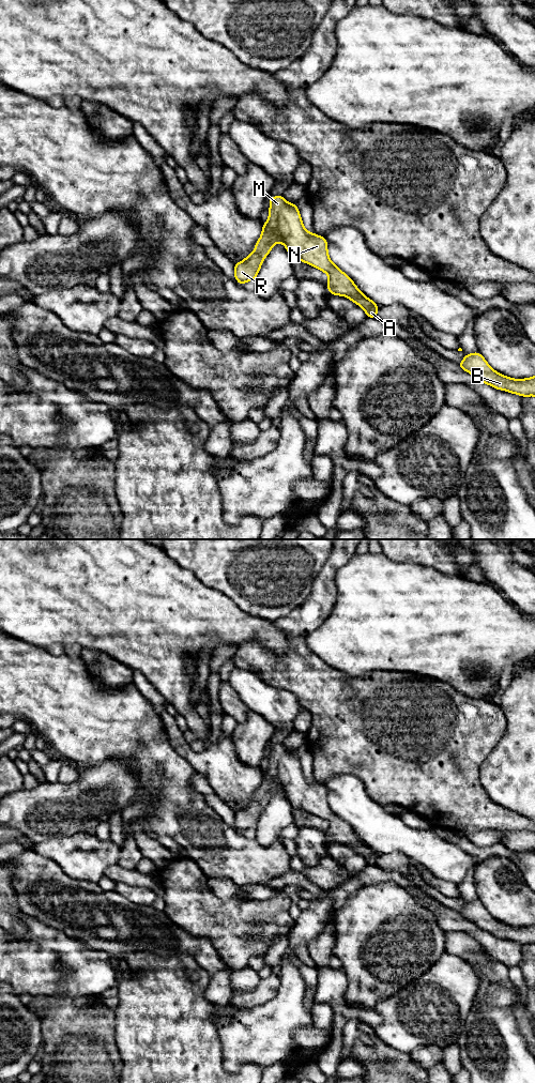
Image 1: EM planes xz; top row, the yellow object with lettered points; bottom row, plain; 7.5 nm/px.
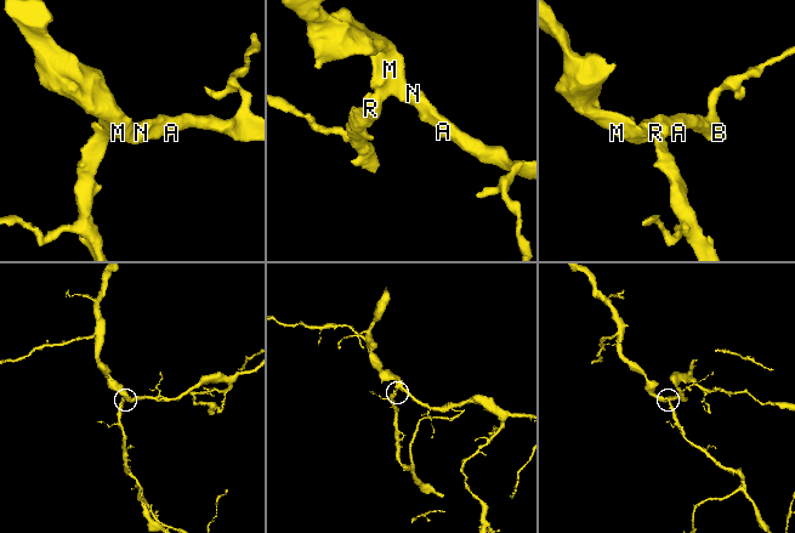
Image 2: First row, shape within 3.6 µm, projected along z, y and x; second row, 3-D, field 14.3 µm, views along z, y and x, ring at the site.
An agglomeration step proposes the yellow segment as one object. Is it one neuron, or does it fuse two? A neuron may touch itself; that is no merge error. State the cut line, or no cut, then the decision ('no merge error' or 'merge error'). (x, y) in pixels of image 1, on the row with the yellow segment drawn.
cut none; no merge error

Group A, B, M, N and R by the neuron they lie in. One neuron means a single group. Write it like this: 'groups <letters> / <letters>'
groups A B M N R

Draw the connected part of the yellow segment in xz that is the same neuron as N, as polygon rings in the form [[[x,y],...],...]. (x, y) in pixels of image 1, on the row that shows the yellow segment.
[[[284,196],[270,198],[269,219],[262,225],[255,251],[234,264],[234,277],[240,285],[256,279],[263,259],[277,242],[285,245],[293,260],[325,272],[331,294],[347,296],[365,310],[367,318],[377,318],[378,304],[365,296],[353,280],[331,261],[326,239],[309,233],[303,226],[295,203],[288,203]]]

